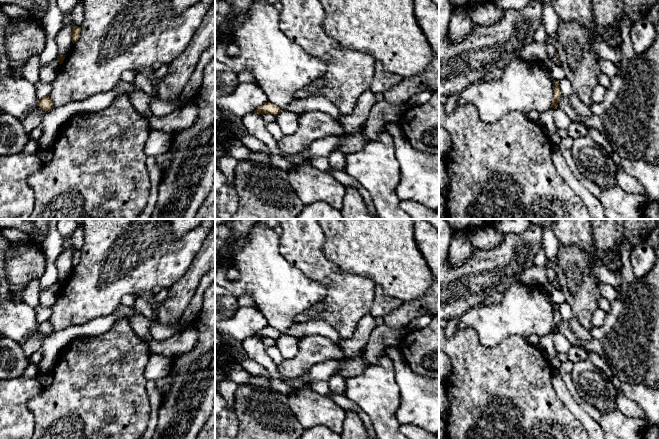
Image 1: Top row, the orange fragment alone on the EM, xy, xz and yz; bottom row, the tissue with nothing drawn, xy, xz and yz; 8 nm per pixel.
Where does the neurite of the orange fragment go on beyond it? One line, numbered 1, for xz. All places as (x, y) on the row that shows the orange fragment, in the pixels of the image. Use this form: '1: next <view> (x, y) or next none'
1: next none

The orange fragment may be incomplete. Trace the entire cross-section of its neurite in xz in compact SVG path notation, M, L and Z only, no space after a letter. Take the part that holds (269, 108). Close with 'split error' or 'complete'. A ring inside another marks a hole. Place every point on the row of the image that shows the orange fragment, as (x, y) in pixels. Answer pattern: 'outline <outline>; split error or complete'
outline M267 102L266 104L258 107L254 113L256 114L273 114L275 116L277 116L281 111L281 108L278 107L277 105L271 103L271 102Z; complete

